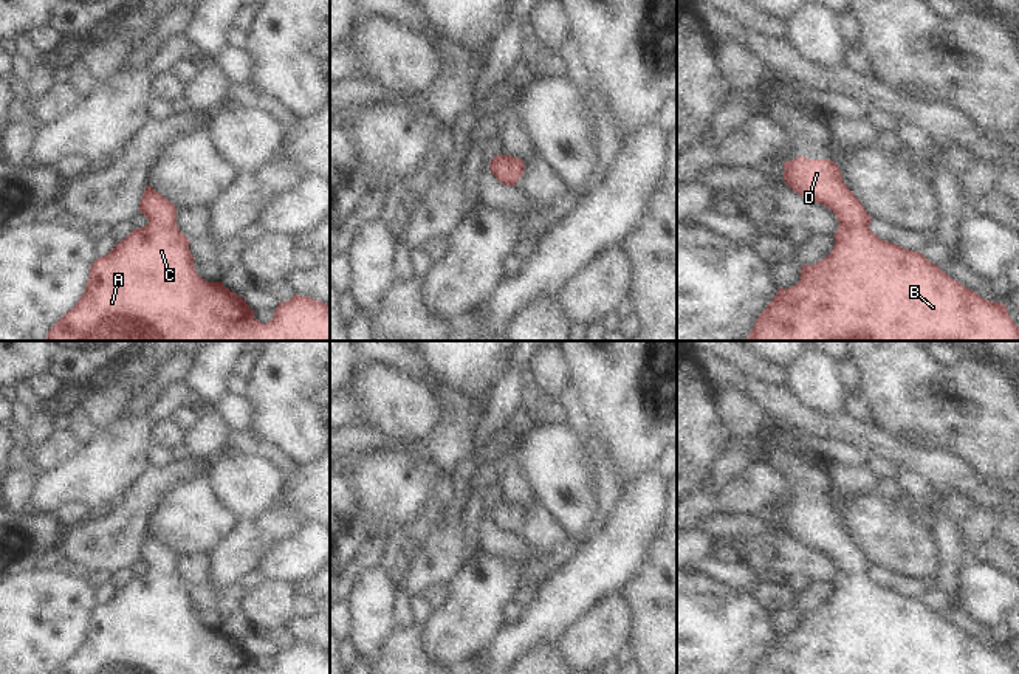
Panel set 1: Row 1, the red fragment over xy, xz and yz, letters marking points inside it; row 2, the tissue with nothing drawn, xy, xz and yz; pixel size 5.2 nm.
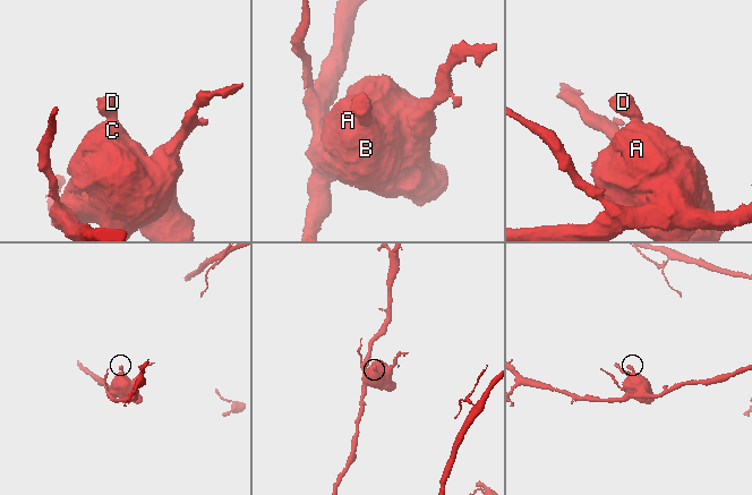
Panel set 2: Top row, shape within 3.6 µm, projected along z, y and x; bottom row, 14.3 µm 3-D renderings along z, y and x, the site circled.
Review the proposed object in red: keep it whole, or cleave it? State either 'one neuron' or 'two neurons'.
one neuron

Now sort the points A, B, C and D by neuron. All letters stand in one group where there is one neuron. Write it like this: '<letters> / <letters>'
A B C D

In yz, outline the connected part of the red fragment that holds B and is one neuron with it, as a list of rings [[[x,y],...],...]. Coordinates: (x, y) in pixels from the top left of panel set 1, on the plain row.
[[[798,504],[784,510],[788,535],[807,547],[832,556],[839,569],[832,600],[815,612],[802,612],[796,632],[779,635],[773,648],[759,662],[754,674],[1017,674],[1005,651],[991,649],[949,624],[921,600],[886,589],[869,575],[870,562],[846,533],[835,508]]]

